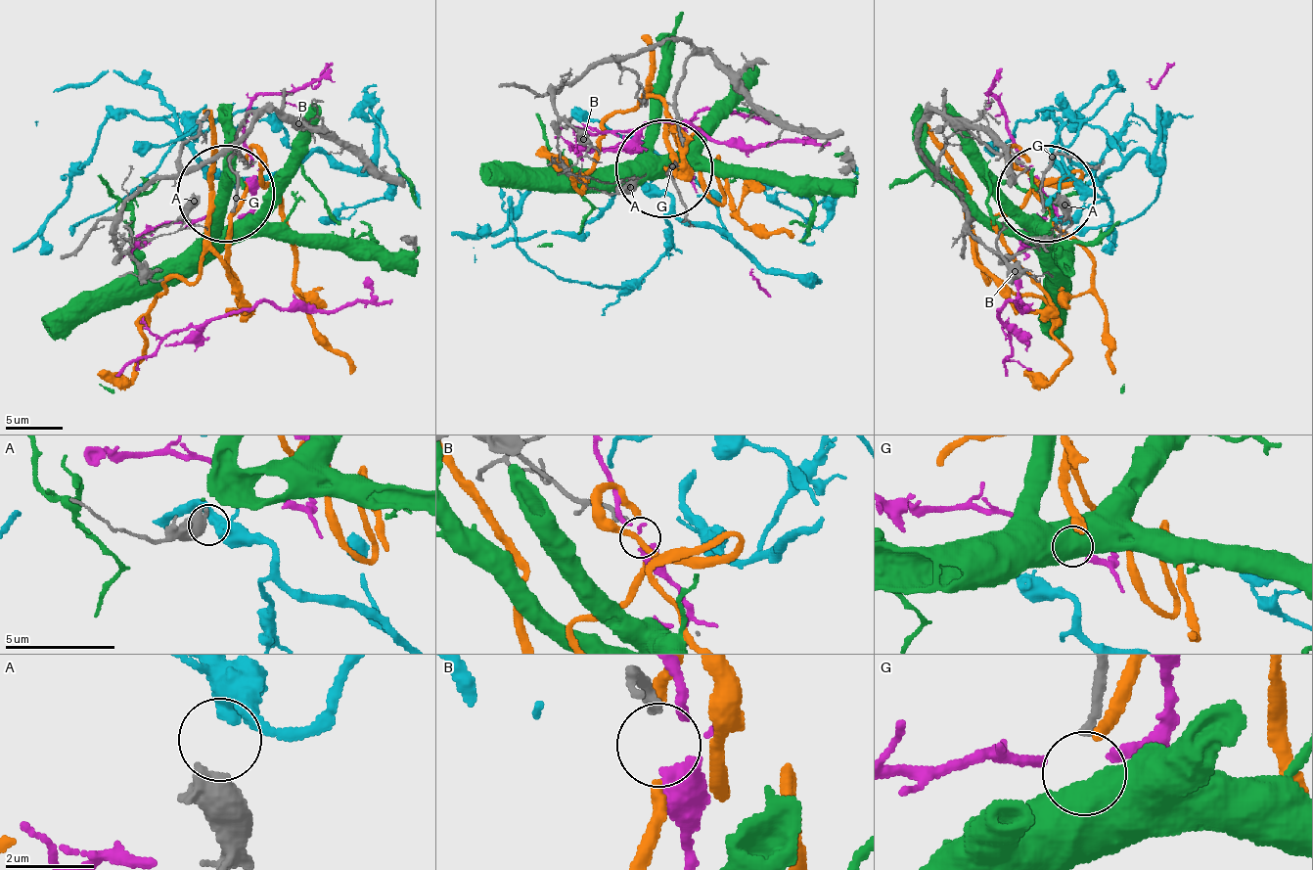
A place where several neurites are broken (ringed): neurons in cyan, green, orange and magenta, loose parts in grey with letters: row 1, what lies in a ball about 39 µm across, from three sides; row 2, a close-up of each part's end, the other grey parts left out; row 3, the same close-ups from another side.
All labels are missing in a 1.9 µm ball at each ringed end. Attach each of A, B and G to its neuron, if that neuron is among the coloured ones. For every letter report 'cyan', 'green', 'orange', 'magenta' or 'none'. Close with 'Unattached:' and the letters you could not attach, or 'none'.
A: cyan
B: none
G: green
Unattached: B

